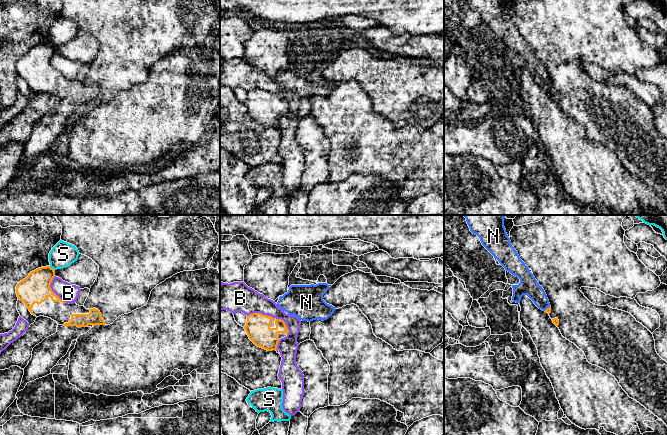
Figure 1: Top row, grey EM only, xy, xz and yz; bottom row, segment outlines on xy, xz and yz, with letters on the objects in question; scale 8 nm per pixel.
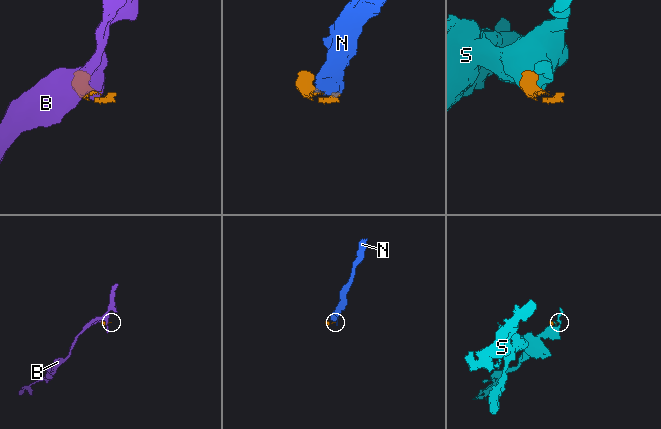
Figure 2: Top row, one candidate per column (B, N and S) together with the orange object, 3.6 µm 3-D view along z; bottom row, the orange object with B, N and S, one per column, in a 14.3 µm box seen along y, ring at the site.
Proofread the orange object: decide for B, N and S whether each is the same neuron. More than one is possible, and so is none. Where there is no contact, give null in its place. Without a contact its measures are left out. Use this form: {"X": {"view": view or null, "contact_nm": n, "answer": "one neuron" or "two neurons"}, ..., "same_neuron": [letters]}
{"B": {"view": "xy", "contact_nm": 240, "answer": "two neurons"}, "N": {"view": "yz", "contact_nm": 70, "answer": "one neuron"}, "S": {"view": "xy", "contact_nm": 50, "answer": "two neurons"}, "same_neuron": ["N"]}

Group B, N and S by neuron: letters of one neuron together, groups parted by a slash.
B / N / S

